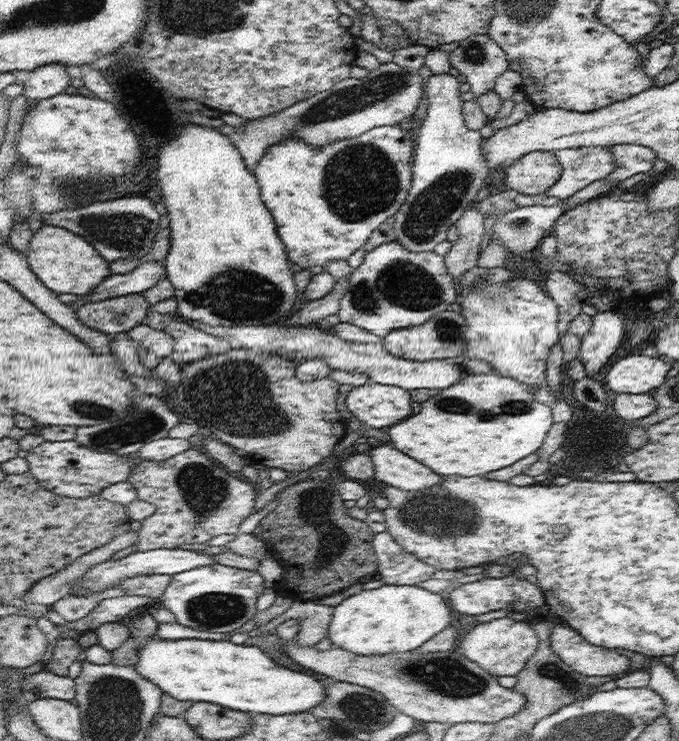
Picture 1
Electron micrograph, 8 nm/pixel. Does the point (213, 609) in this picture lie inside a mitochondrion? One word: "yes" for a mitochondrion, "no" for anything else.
yes

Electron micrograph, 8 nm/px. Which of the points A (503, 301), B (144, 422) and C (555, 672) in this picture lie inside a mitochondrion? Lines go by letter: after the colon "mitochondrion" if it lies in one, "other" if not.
A: other
B: mitochondrion
C: mitochondrion

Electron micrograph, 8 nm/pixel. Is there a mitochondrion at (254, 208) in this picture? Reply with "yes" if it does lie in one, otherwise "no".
no

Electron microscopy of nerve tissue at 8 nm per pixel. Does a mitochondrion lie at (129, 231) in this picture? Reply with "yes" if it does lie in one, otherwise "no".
yes

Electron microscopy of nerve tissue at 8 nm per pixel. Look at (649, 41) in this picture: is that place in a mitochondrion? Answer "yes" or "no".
no

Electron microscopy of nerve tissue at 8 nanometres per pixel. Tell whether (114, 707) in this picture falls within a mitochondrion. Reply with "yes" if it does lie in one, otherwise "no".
yes

